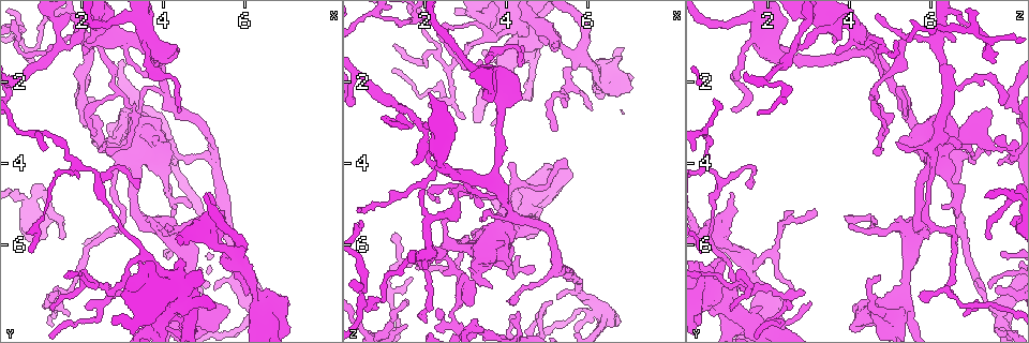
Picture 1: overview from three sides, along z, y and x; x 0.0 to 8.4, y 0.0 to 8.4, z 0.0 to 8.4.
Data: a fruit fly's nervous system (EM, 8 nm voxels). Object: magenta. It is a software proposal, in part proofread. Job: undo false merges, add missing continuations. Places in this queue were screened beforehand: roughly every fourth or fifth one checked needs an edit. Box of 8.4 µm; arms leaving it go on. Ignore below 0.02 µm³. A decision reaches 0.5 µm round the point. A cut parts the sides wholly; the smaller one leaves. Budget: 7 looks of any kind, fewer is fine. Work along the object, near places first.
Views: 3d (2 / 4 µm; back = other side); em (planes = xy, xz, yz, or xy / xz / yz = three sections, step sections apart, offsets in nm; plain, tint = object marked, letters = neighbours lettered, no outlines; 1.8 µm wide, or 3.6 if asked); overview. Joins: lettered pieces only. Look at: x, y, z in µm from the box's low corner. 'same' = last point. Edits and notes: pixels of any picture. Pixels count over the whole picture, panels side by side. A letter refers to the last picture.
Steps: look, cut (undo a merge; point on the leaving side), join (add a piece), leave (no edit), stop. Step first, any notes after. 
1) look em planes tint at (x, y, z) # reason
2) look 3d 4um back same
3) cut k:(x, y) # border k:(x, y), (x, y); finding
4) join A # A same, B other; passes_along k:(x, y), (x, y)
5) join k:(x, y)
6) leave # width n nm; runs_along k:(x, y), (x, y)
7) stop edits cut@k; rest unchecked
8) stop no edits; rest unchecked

look 3d 4um at (4.10, 6.80, 0.65) # sharp bend

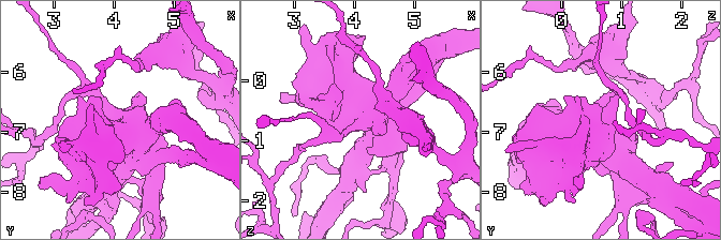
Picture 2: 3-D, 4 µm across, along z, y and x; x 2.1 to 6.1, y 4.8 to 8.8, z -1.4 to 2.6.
look em yz step 8 tint at (4.15, 6.75, 0.70)

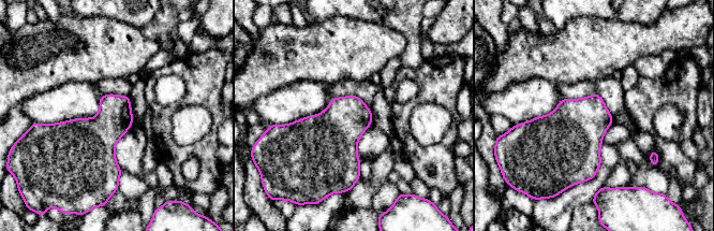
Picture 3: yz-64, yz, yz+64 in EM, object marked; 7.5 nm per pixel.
look em planes letters same

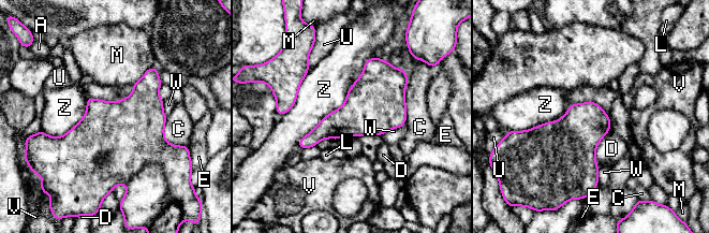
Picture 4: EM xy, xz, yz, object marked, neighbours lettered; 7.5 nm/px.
cut 4:(146, 192) # width 360 nm; A other, C other, D other, E other, L other, M other, U other, V other, W other, Z other; border 4:(163, 166), (147, 162), (127, 184); a second cell is stuck on

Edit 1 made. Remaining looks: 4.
look overview # see it whole again

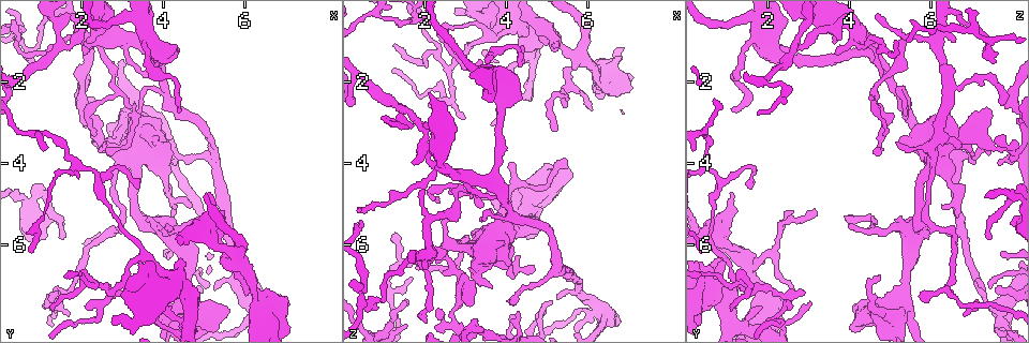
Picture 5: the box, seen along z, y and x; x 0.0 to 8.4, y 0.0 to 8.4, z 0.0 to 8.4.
look 3d 2um at (5.50, 5.25, 3.95) # thin end

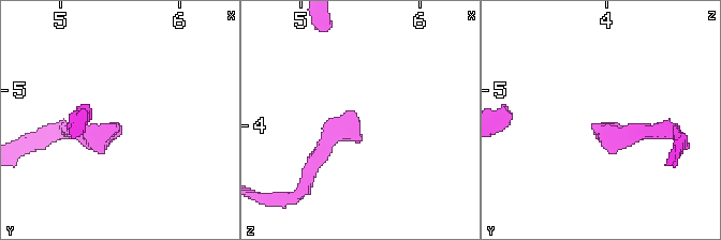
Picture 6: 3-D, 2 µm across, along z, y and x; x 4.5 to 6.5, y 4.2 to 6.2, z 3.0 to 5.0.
look em planes letters at (5.48, 5.28, 3.98) # shape alone is not enough

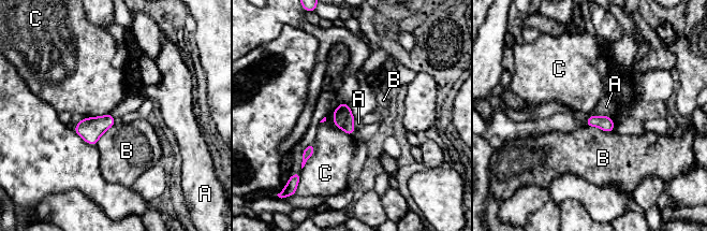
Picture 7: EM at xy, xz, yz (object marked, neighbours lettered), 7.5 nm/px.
leave # width 110 nm; longest_contact C 240 nm; A other, B other, C other; none of them fits

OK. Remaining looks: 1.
stop edits cut@4; rest unchecked

